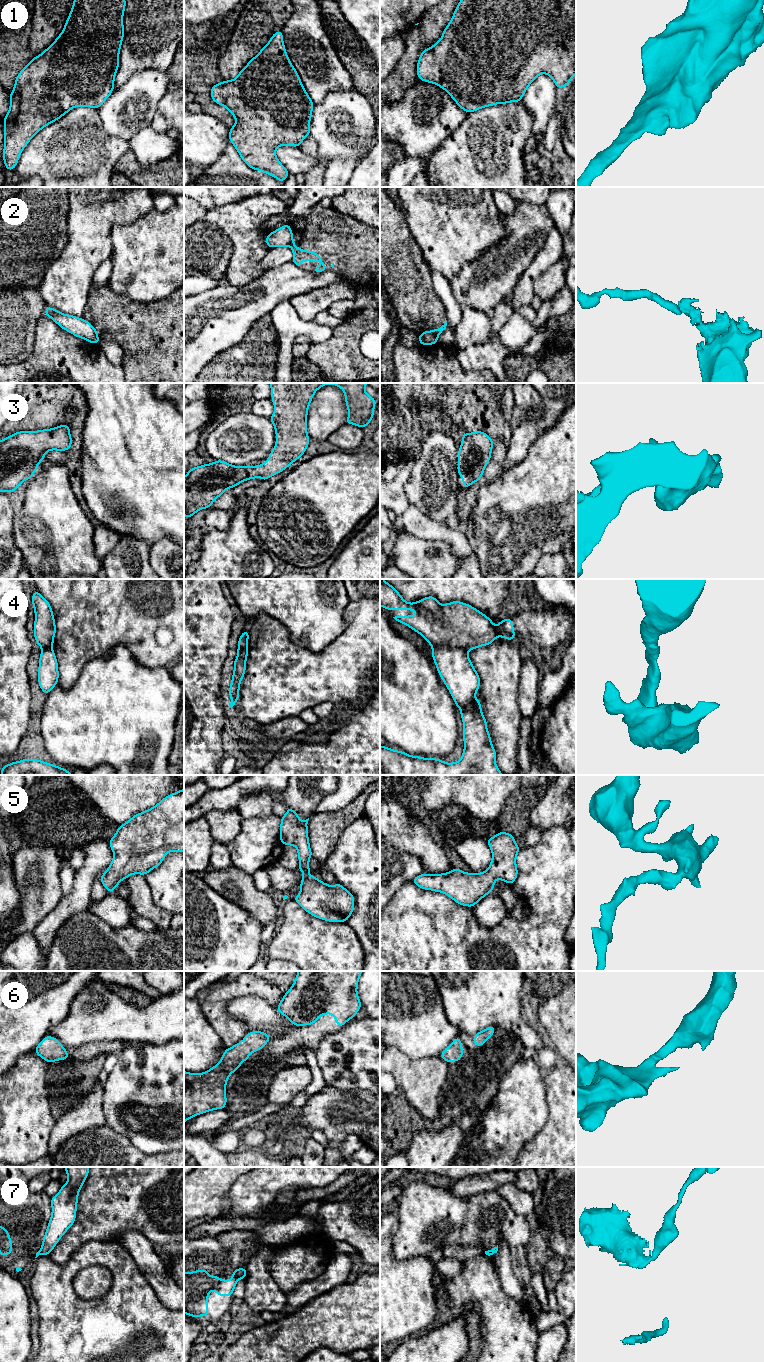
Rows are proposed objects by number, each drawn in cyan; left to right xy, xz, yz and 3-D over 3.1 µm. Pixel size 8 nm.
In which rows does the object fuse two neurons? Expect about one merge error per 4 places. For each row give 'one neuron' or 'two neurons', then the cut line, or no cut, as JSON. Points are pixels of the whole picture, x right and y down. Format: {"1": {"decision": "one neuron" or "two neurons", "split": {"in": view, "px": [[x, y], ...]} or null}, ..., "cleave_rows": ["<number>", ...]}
{"1": {"decision": "one neuron", "split": null}, "2": {"decision": "two neurons", "split": {"in": "xz", "px": [[292, 239], [289, 245]]}}, "3": {"decision": "one neuron", "split": null}, "4": {"decision": "two neurons", "split": {"in": "yz", "px": [[432, 645], [446, 645], [461, 648], [465, 651]]}}, "5": {"decision": "one neuron", "split": null}, "6": {"decision": "one neuron", "split": null}, "7": {"decision": "two neurons", "split": {"in": "xz", "px": [[235, 1270], [238, 1278]]}}, "cleave_rows": ["2", "4", "7"]}

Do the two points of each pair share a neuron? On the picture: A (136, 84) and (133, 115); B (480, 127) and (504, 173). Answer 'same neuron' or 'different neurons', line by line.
A: same neuron
B: same neuron

